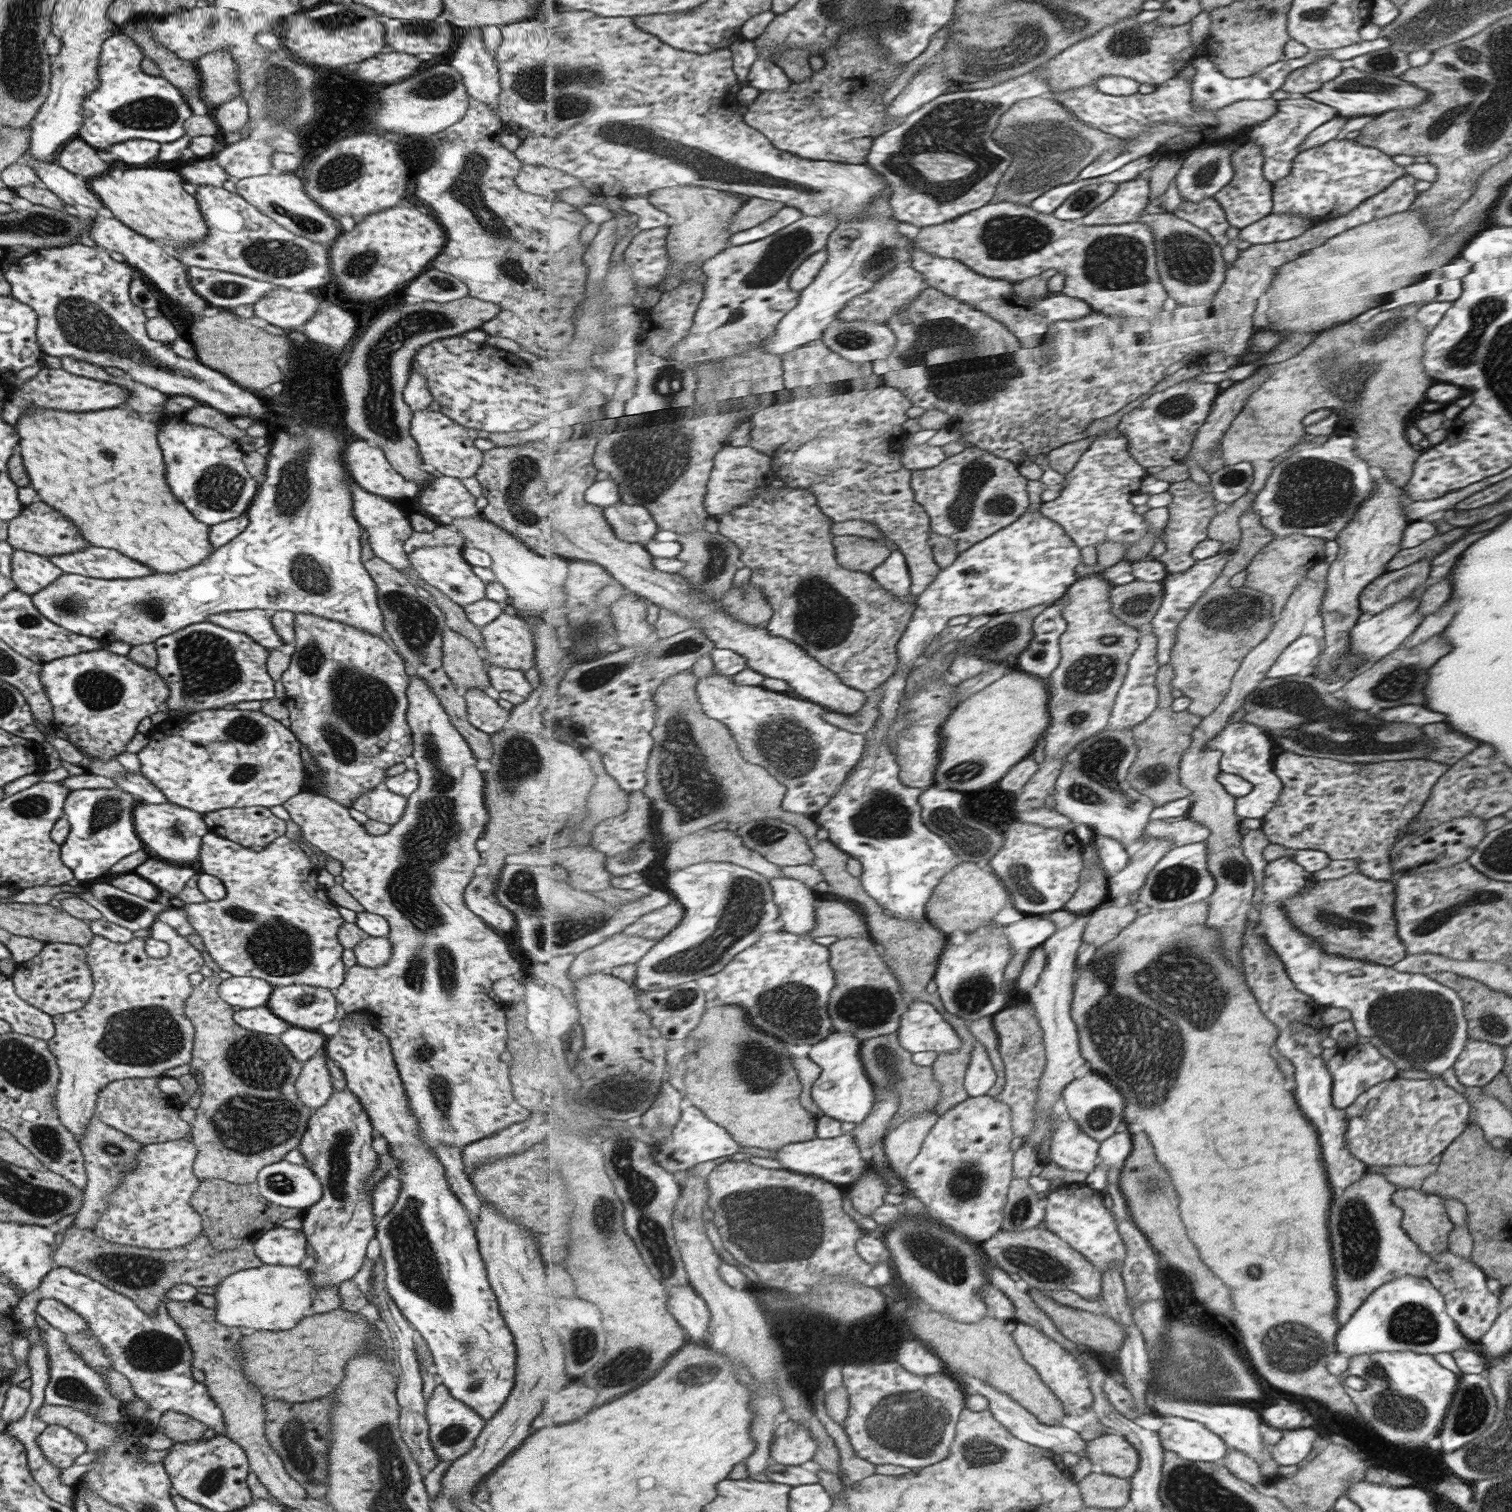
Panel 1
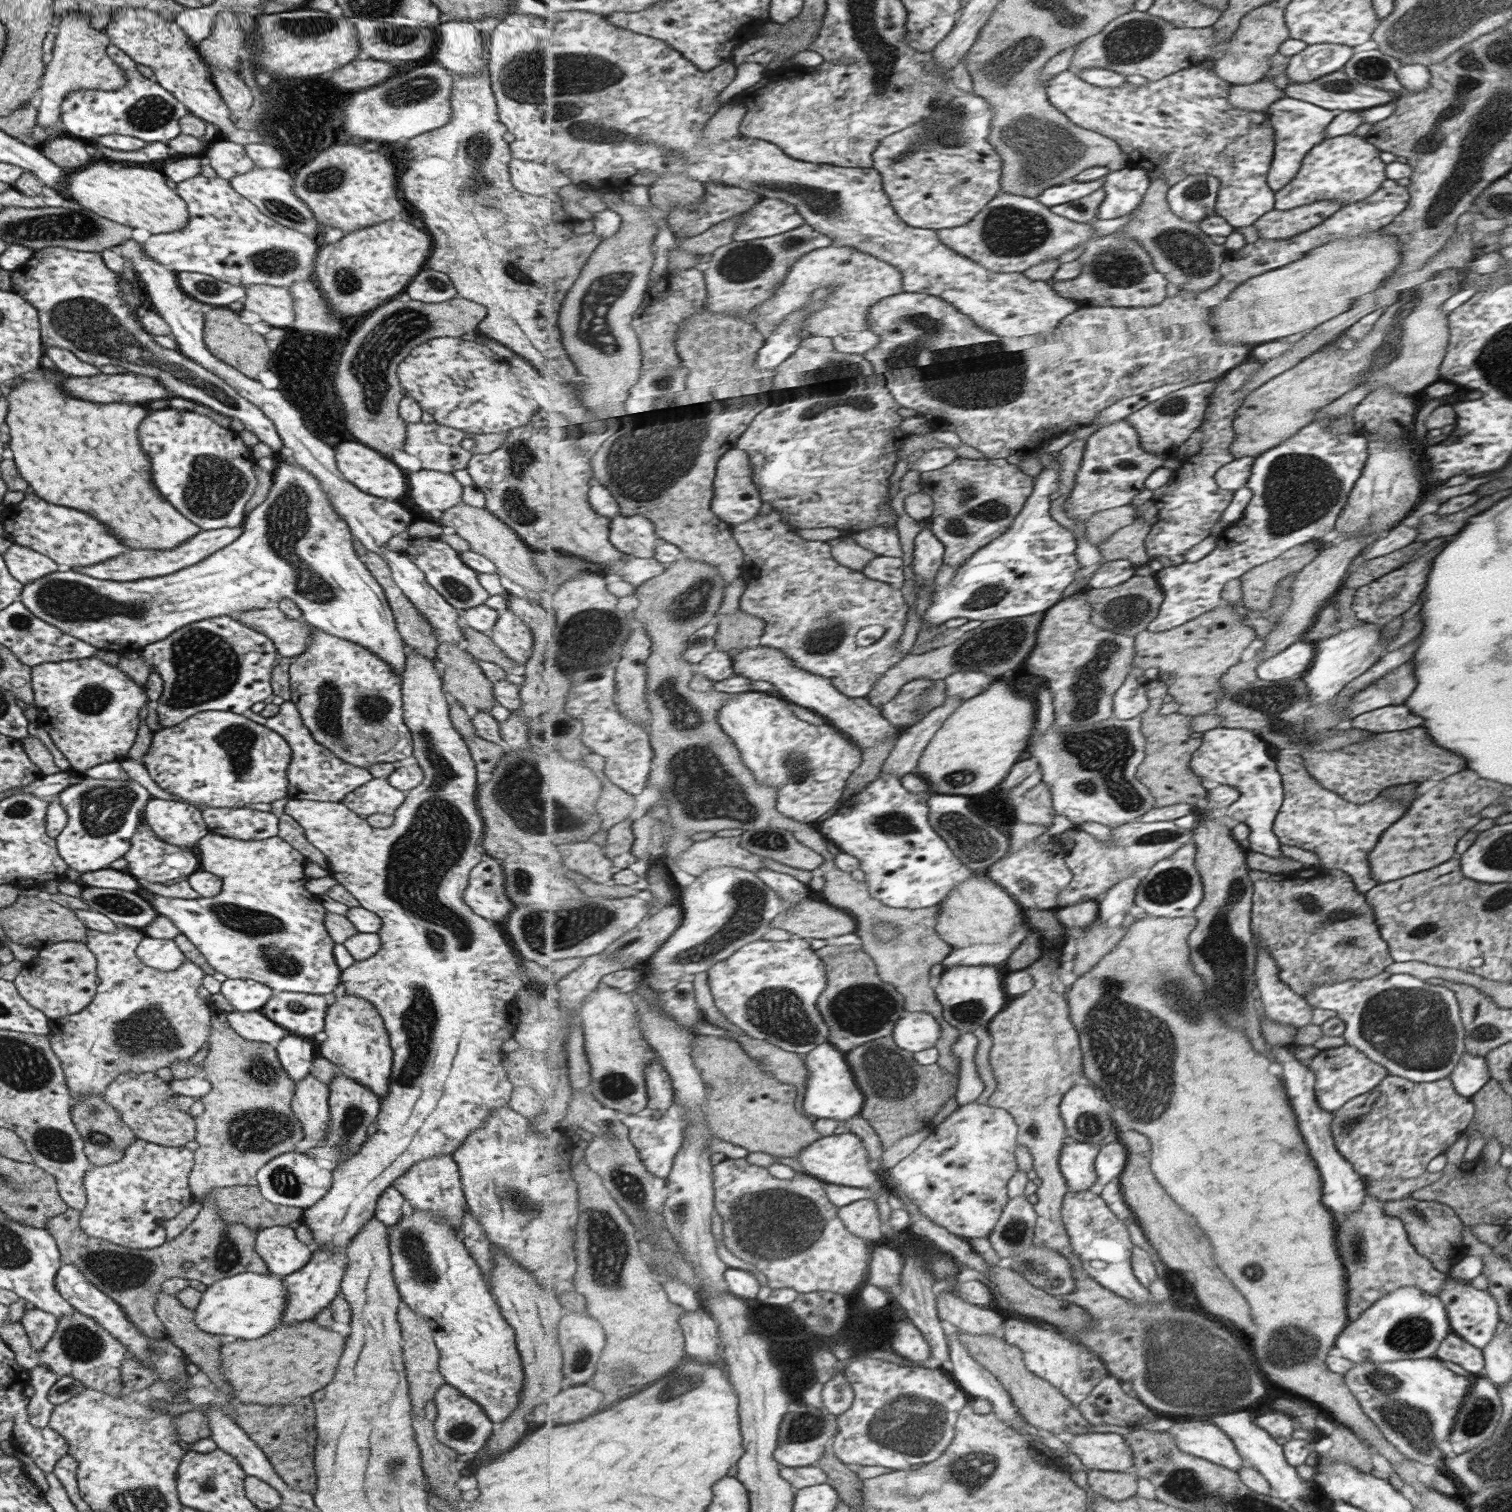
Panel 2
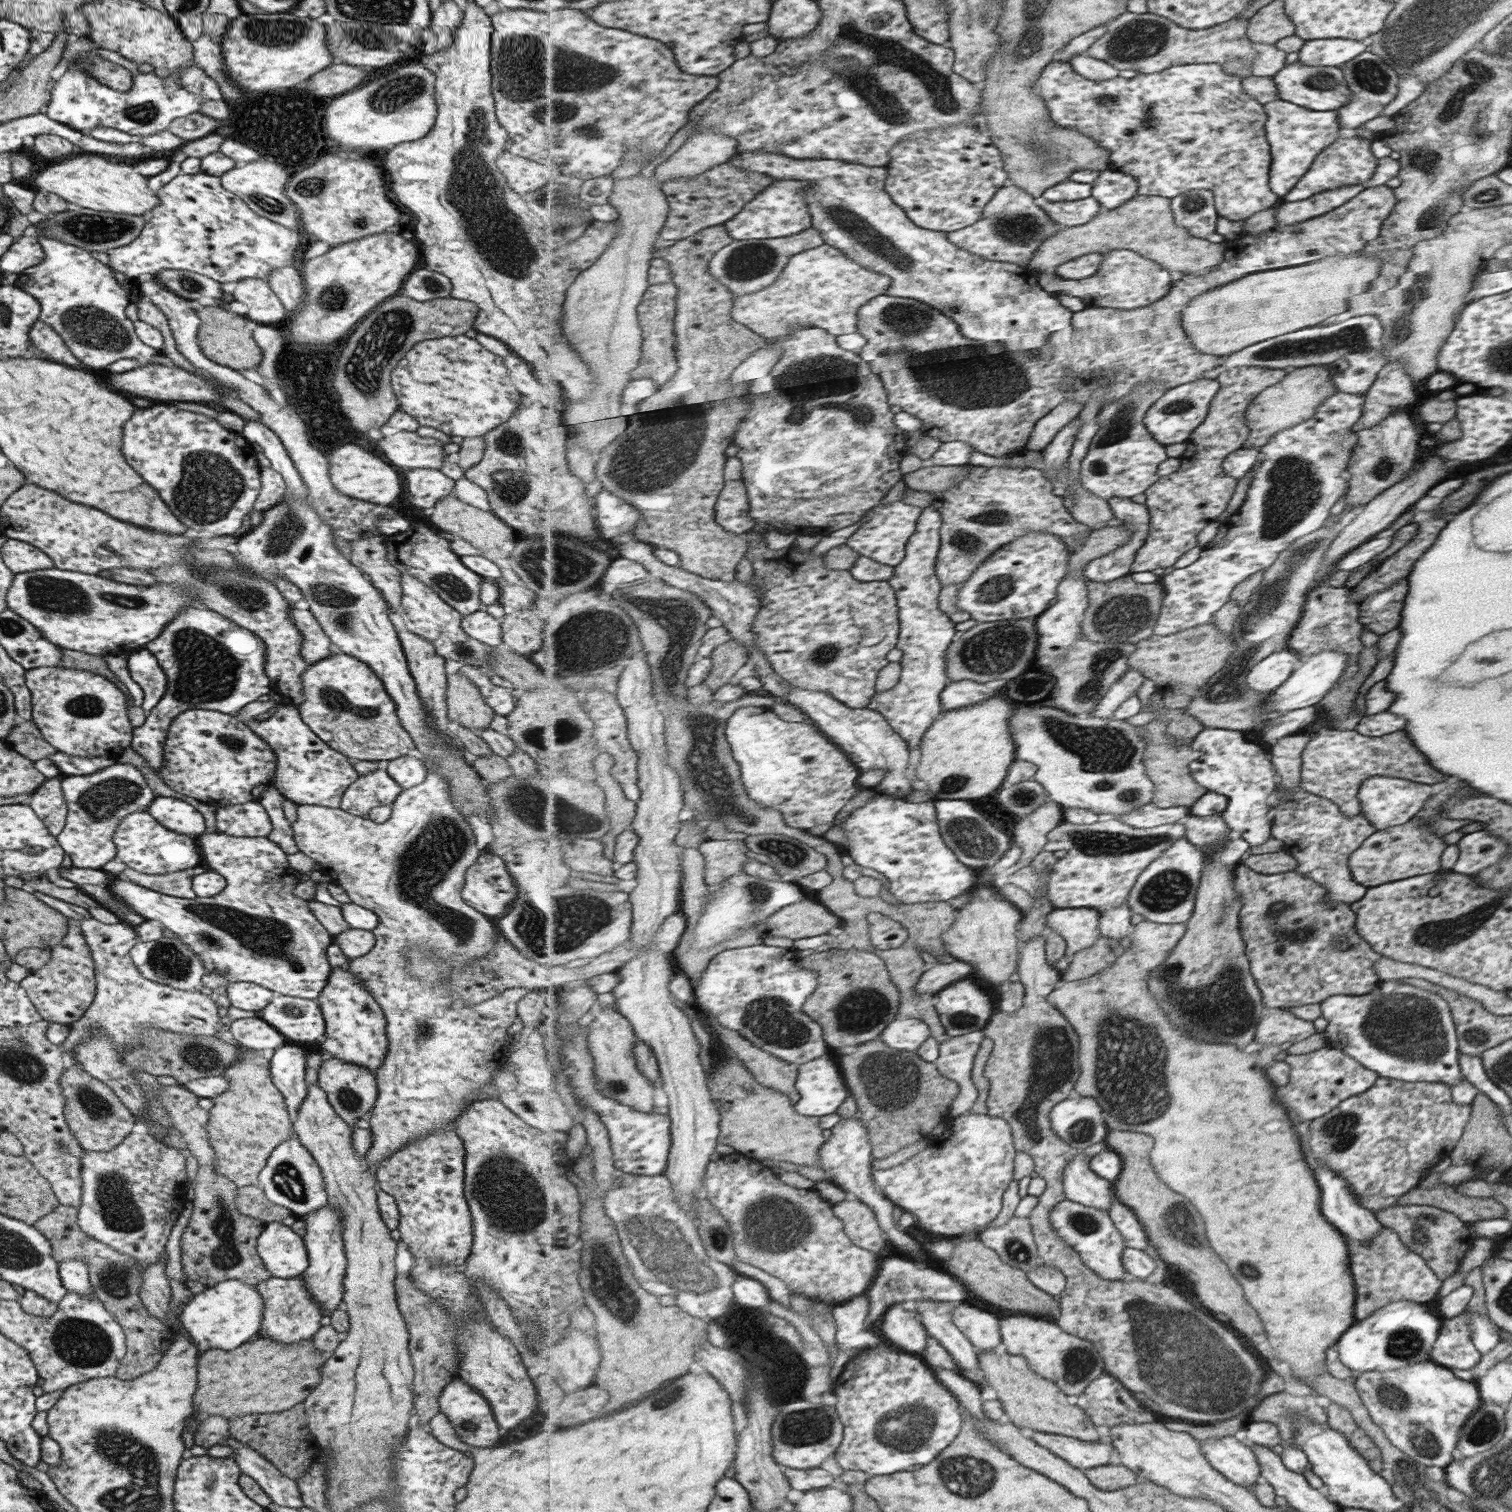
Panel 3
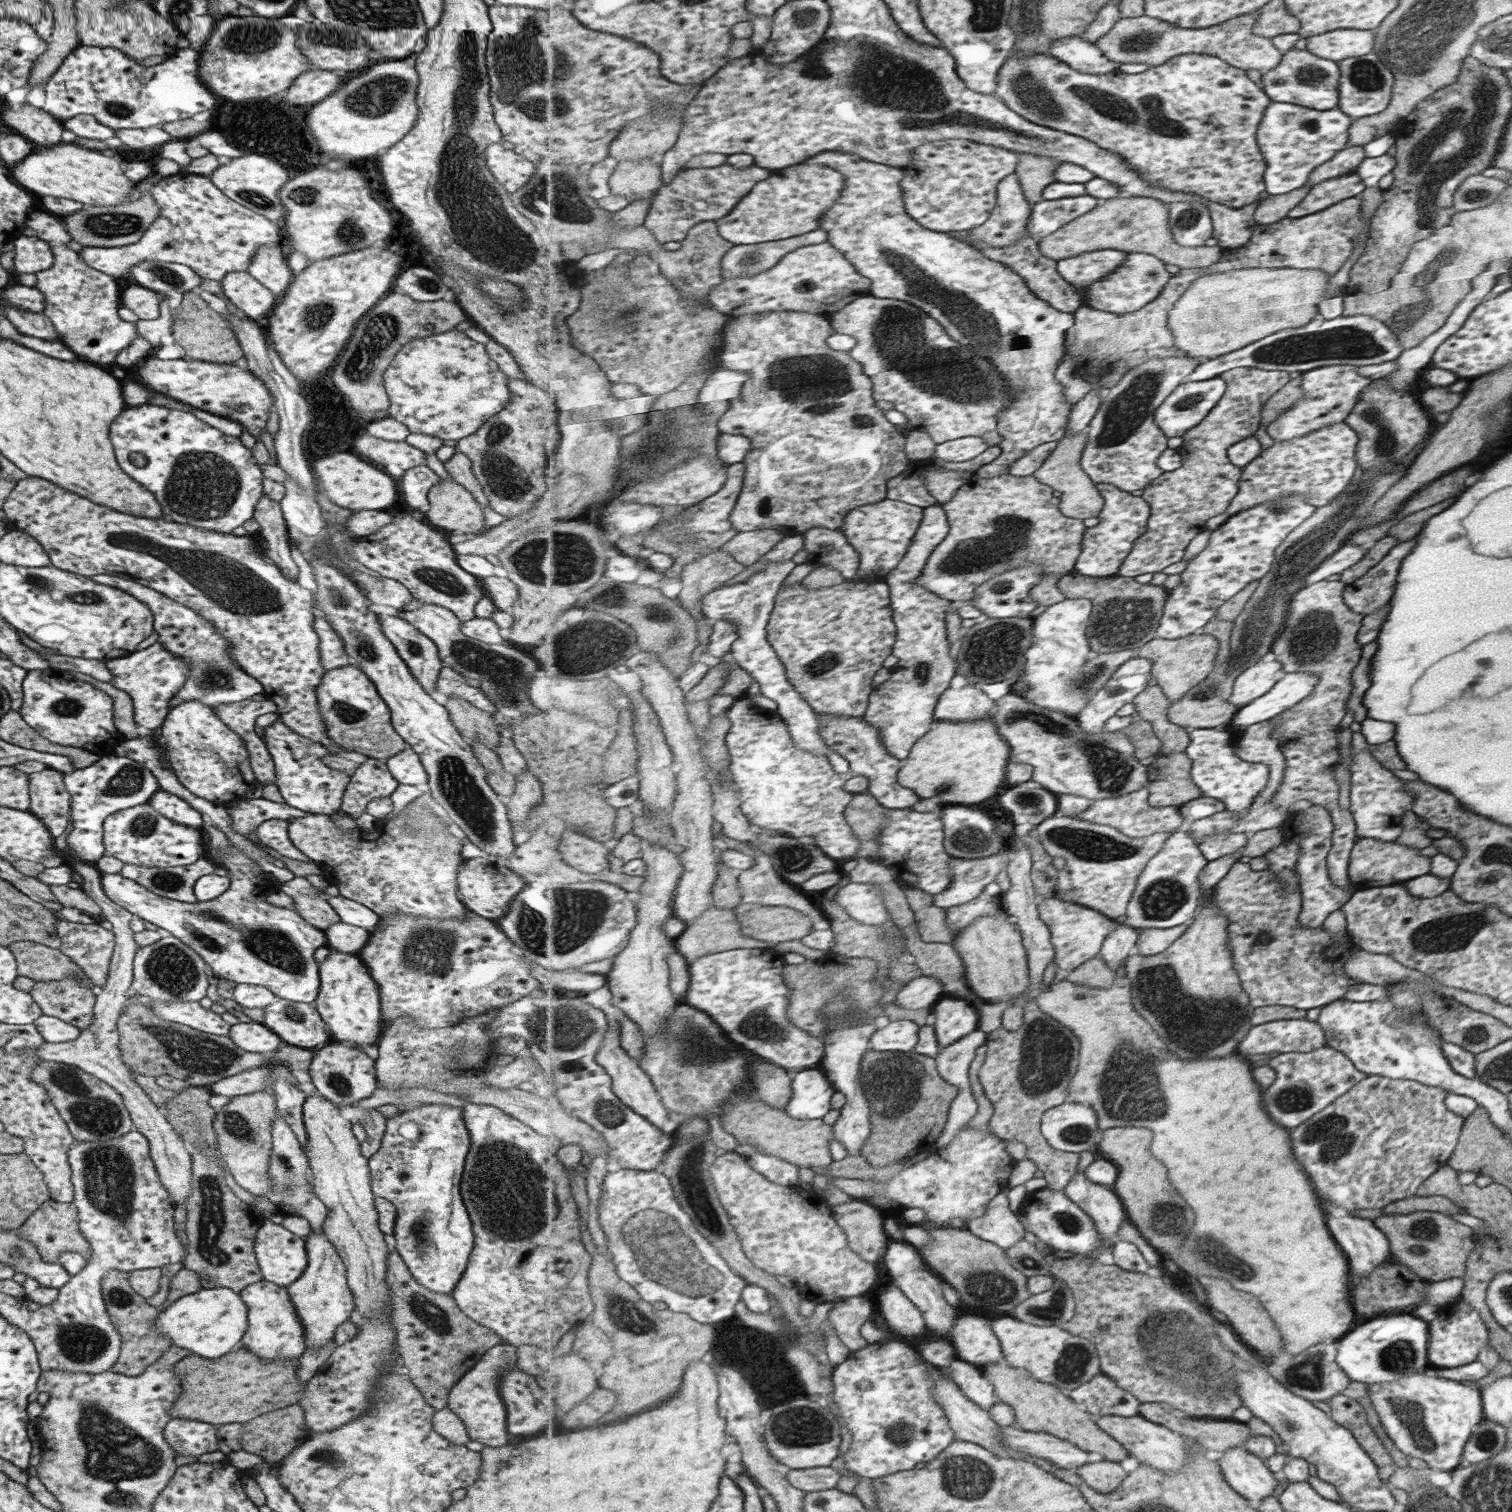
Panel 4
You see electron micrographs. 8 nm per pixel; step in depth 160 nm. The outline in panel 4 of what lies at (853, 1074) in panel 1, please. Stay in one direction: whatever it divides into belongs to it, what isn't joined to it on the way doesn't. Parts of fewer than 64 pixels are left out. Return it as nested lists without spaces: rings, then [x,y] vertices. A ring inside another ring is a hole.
[[[821,1067],[798,1071],[792,1087],[792,1101],[785,1110],[793,1118],[823,1119],[832,1111],[832,1098],[837,1090]]]

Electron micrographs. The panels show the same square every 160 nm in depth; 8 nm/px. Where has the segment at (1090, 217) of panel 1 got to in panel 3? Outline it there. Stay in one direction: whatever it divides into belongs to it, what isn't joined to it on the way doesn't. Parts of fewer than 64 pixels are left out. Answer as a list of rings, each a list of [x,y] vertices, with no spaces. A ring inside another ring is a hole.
[[[1114,168],[1104,170],[1093,184],[1092,195],[1102,204],[1104,210],[1119,208],[1138,195],[1139,182],[1135,177]]]

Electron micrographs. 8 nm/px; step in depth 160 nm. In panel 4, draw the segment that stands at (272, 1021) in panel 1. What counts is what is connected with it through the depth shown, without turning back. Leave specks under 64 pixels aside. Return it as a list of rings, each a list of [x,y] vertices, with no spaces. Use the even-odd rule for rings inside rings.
[[[238,1022],[229,1027],[229,1038],[233,1041],[233,1044],[245,1052],[254,1052],[261,1054],[270,1054],[281,1043],[280,1038],[273,1034],[262,1023]]]

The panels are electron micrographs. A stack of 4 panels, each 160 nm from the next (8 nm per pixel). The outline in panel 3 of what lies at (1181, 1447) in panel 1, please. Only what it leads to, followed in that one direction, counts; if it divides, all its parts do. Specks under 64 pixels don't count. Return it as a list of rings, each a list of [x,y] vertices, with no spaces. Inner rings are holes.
[[[1232,1436],[1209,1438],[1202,1441],[1202,1451],[1217,1472],[1243,1488],[1251,1490],[1260,1478],[1260,1467],[1250,1447]]]

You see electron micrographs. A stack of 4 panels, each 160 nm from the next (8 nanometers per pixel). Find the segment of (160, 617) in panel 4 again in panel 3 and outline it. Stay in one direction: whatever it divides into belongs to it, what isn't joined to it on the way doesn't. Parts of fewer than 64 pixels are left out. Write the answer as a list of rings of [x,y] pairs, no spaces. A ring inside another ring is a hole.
[[[184,606],[175,618],[172,618],[157,638],[143,646],[155,659],[157,665],[165,673],[166,689],[157,704],[149,711],[141,726],[132,729],[130,746],[137,754],[140,754],[152,771],[158,776],[158,770],[162,763],[162,742],[165,740],[168,726],[175,716],[199,708],[201,710],[213,710],[229,716],[236,716],[242,706],[258,700],[267,693],[270,688],[269,677],[265,674],[265,643],[251,631],[241,628],[233,621],[228,621],[224,616],[218,615],[212,610],[201,606]]]

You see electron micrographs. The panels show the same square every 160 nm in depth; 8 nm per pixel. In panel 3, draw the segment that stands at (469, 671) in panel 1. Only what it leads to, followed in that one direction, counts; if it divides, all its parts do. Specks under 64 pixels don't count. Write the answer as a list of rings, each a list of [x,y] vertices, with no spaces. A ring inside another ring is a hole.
[[[461,671],[446,675],[446,716],[475,732],[489,726],[494,716],[478,688]]]

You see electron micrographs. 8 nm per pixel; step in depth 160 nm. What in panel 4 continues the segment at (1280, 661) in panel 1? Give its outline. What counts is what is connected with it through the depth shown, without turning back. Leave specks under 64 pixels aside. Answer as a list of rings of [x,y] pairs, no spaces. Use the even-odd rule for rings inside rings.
[[[1273,654],[1250,665],[1249,668],[1236,676],[1232,684],[1232,694],[1228,701],[1235,706],[1242,707],[1264,695],[1280,679],[1283,671],[1281,664],[1275,662]]]

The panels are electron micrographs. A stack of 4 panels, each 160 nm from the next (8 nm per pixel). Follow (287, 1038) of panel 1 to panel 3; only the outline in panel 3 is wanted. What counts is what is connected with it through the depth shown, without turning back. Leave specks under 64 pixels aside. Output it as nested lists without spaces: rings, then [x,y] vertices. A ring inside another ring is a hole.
[[[287,1041],[274,1050],[268,1061],[272,1083],[283,1095],[290,1122],[307,1092],[304,1081],[306,1053],[304,1045]]]

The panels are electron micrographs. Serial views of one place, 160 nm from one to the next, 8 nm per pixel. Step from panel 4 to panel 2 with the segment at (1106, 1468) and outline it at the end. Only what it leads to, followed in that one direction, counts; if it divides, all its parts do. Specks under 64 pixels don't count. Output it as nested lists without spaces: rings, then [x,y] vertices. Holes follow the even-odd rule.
[[[1088,1470],[1088,1486],[1094,1494],[1122,1502],[1137,1495],[1138,1474]]]

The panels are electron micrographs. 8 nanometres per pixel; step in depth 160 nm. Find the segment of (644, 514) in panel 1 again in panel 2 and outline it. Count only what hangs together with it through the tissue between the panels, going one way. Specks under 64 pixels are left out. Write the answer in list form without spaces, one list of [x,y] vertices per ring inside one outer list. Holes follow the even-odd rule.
[[[615,516],[611,523],[611,540],[617,549],[633,558],[653,558],[660,541],[651,519],[645,516]]]

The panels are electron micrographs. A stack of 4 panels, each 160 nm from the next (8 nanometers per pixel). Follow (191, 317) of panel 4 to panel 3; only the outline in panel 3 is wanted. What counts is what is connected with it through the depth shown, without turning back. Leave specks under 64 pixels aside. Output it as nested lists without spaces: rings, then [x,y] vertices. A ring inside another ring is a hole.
[[[223,305],[203,306],[195,312],[200,320],[196,341],[209,360],[233,370],[257,367],[262,361],[262,350],[252,339],[251,324],[245,316],[229,313]]]

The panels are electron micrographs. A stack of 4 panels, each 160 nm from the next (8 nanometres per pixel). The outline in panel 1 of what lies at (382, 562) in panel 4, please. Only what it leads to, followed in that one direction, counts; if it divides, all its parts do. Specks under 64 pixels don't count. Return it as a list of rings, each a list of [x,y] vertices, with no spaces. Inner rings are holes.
[[[427,546],[416,548],[408,554],[408,562],[421,580],[439,589],[460,607],[484,597],[484,582],[473,574],[471,565],[462,557],[461,548],[456,546]]]

